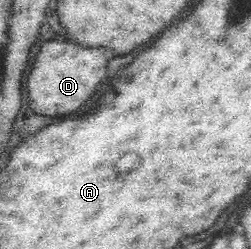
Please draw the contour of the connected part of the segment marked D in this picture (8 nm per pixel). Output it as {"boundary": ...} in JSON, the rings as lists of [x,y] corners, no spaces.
{"boundary":[[[56,39],[42,43],[34,67],[26,79],[32,109],[38,115],[68,115],[80,109],[108,75],[108,59],[104,49],[82,47],[78,43],[60,43]]]}

